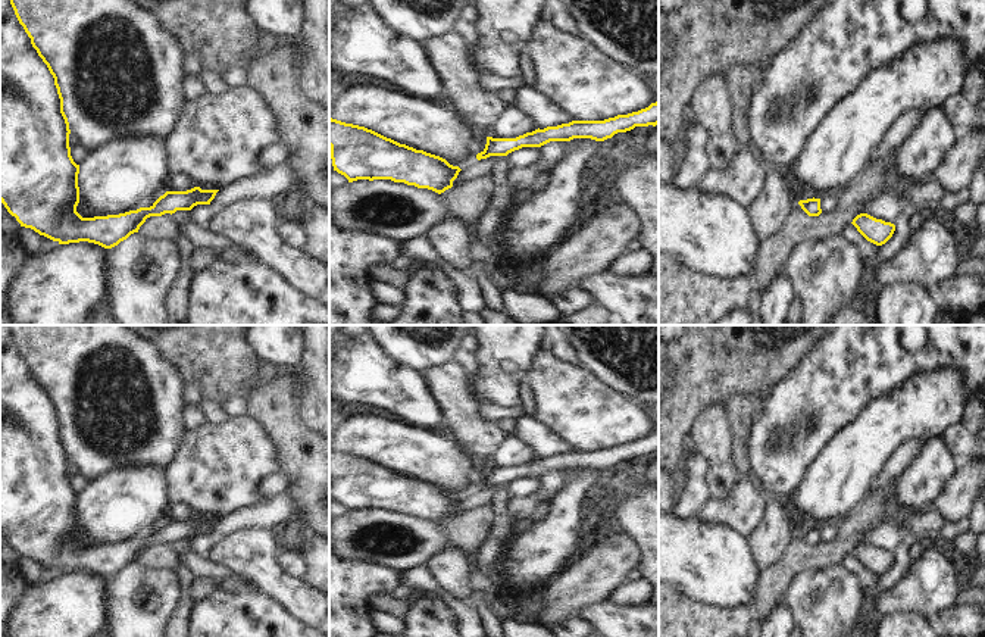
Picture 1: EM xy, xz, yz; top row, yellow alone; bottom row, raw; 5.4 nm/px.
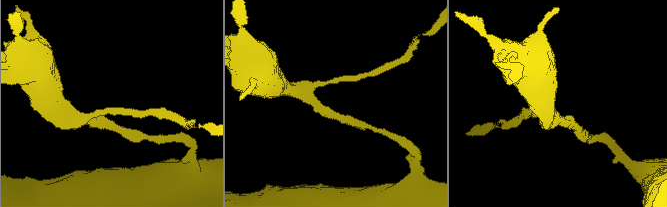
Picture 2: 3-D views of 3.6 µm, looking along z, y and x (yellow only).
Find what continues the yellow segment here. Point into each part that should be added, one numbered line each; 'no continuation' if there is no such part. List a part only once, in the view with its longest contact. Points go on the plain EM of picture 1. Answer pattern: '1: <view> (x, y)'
no continuation

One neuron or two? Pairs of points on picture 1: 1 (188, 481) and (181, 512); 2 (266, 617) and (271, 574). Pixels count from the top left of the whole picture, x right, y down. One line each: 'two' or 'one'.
1: two
2: two

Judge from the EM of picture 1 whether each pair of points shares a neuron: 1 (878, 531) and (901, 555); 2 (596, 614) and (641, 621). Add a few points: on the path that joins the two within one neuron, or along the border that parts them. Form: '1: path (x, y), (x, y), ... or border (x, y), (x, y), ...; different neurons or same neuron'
1: border (907, 543), (894, 553); different neurons
2: path (607, 617), (615, 621), (629, 621); same neuron

